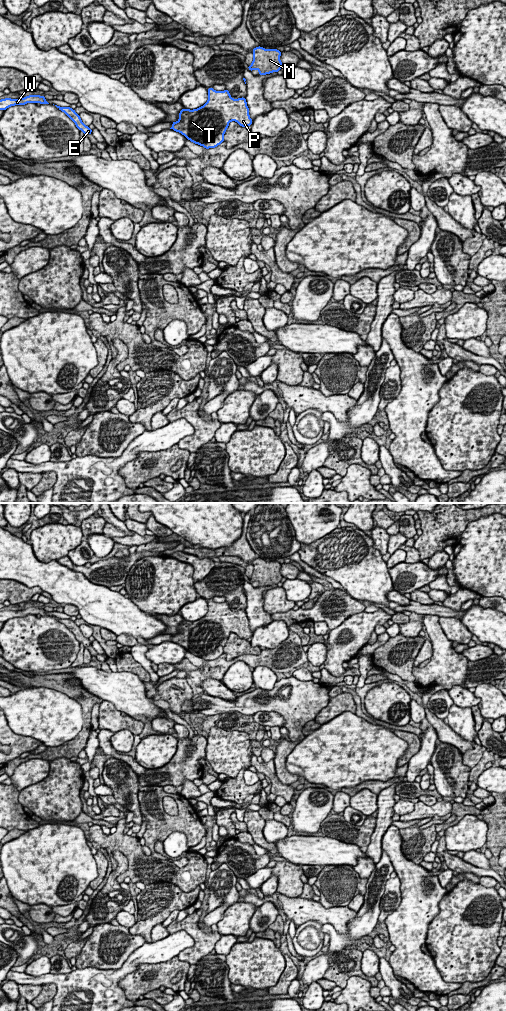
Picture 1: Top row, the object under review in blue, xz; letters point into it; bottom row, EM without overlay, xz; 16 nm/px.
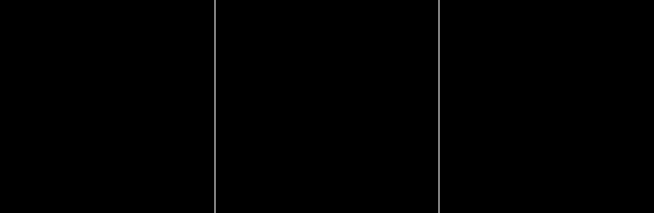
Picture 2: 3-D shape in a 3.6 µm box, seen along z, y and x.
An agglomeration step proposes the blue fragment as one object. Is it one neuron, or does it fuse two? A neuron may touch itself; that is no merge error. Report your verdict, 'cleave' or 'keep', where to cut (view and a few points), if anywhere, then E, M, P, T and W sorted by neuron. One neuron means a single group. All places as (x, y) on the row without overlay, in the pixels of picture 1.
keep | no cut | E M P T W

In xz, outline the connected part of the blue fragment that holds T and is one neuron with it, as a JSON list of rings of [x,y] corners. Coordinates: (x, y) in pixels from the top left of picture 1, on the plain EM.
[[[210,599],[207,603],[207,614],[197,621],[182,621],[179,632],[172,634],[170,640],[205,661],[215,660],[224,654],[224,646],[231,633],[245,640],[253,635],[246,610],[233,611],[227,601],[216,603]]]

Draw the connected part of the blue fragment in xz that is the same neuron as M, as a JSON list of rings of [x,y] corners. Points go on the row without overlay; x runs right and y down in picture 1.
[[[258,558],[253,562],[253,573],[247,580],[250,583],[258,582],[258,587],[271,586],[272,584],[278,584],[281,582],[283,576],[280,573],[281,565],[278,561],[265,561]]]

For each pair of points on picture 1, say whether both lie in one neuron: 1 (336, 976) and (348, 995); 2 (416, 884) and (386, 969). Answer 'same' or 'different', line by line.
1: different
2: different

